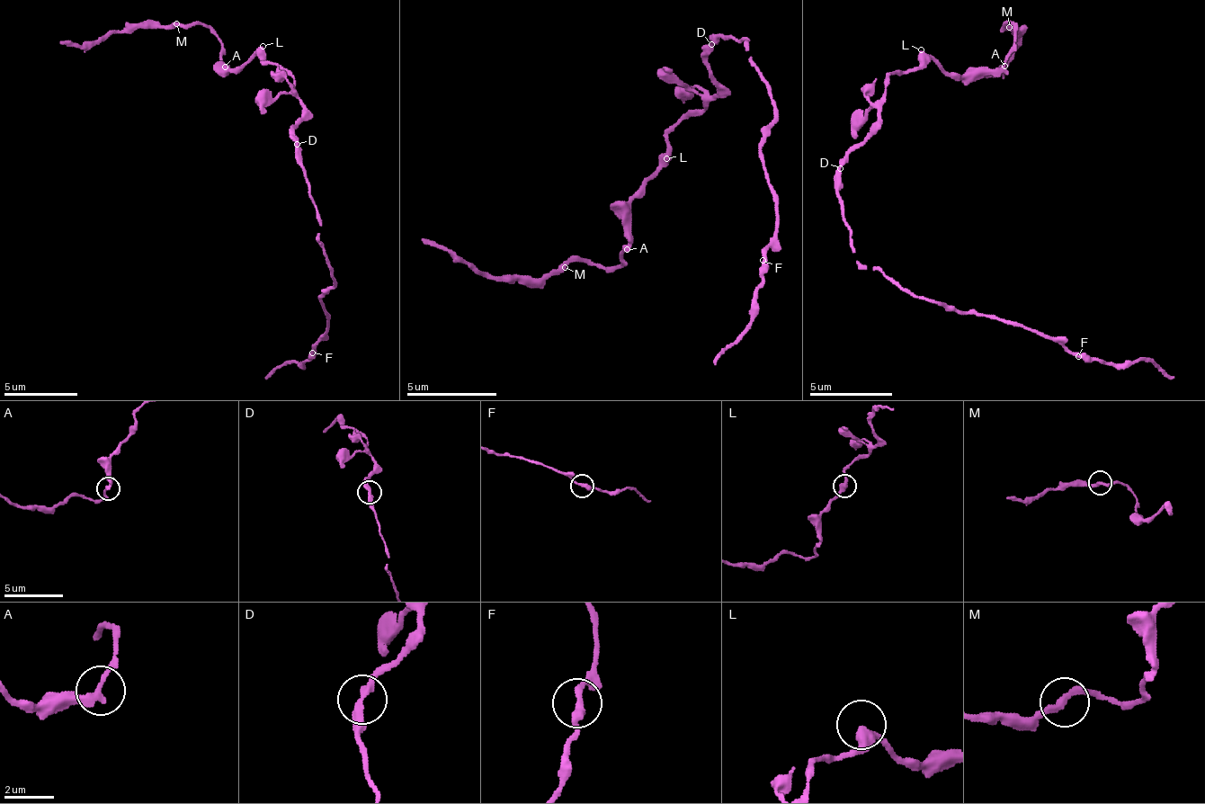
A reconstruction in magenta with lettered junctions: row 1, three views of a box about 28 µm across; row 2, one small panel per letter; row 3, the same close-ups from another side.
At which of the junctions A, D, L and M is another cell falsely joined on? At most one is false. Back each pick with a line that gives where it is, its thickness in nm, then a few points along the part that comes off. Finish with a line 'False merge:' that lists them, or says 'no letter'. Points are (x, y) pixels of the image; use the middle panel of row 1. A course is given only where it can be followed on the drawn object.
False merge: no letter

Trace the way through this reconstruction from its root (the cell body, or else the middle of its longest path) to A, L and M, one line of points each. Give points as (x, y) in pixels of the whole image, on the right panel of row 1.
A: (841, 161), (879, 119), (886, 78), (893, 72), (921, 70), (932, 59), (960, 75), (996, 73), (1004, 66)
L: (841, 161), (879, 119), (879, 111), (887, 100), (886, 78), (893, 72), (913, 70), (921, 62), (921, 49)
M: (841, 161), (879, 119), (893, 72), (937, 59), (960, 75), (993, 73), (1013, 46), (1009, 27)

